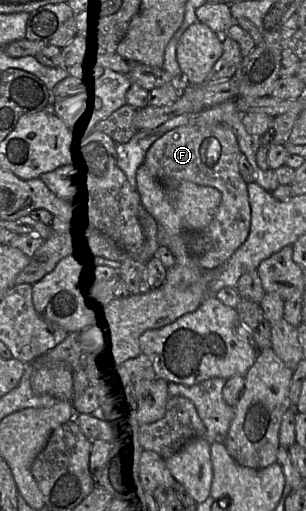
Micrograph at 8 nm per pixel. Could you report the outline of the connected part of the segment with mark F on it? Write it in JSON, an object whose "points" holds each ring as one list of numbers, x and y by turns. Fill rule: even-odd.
{"points":[[227,124,176,127,154,143,146,154,144,164,162,184,190,181,213,187,221,193,221,204,210,224,200,232,184,236,190,253,202,269,214,269,226,262,249,236,251,207,247,184,238,166,242,155,237,137]]}

